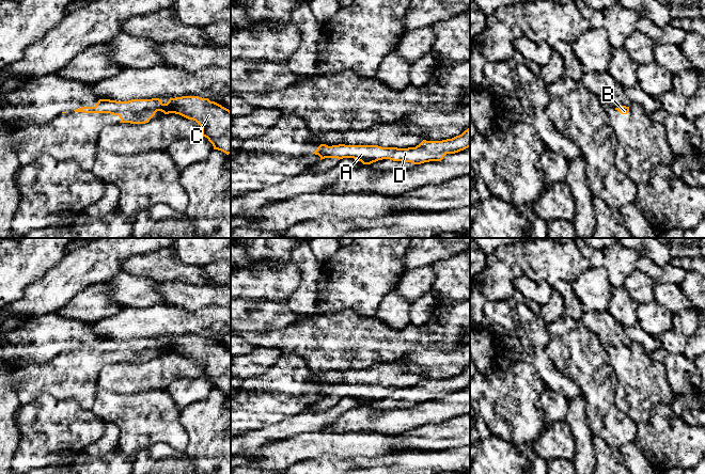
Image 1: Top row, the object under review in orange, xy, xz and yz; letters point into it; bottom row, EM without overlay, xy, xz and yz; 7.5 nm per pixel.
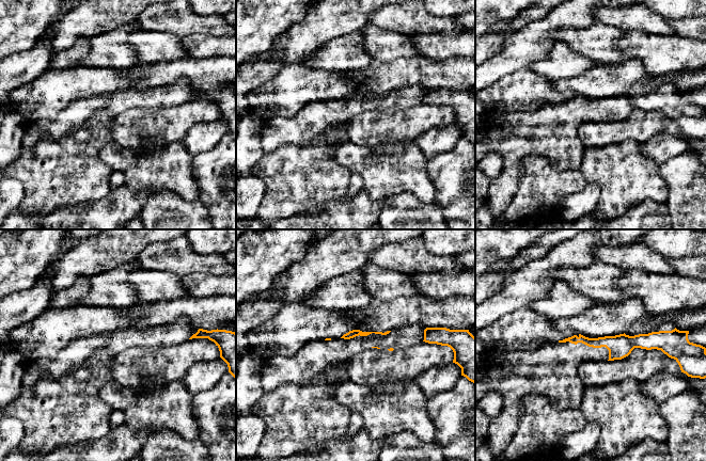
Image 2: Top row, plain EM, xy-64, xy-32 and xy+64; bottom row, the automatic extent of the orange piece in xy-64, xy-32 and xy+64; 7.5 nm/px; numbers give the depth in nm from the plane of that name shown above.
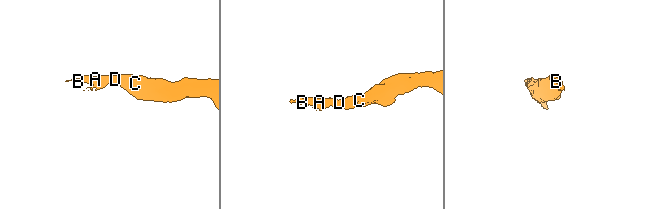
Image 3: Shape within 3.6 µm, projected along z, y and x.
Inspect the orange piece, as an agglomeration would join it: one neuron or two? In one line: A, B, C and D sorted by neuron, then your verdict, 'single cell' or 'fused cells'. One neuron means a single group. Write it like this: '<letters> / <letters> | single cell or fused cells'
A B C D | single cell

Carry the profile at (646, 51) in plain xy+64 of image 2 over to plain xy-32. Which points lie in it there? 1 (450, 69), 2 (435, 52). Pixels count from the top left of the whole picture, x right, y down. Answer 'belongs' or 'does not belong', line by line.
1: does not belong
2: belongs

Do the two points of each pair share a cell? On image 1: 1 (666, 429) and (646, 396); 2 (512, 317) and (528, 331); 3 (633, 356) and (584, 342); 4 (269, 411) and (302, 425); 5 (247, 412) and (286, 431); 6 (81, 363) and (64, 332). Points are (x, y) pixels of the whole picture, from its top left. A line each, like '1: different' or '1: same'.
1: different
2: same
3: different
4: different
5: different
6: different

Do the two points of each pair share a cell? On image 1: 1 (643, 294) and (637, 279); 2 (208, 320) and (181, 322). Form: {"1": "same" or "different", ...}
{"1": "same", "2": "same"}

